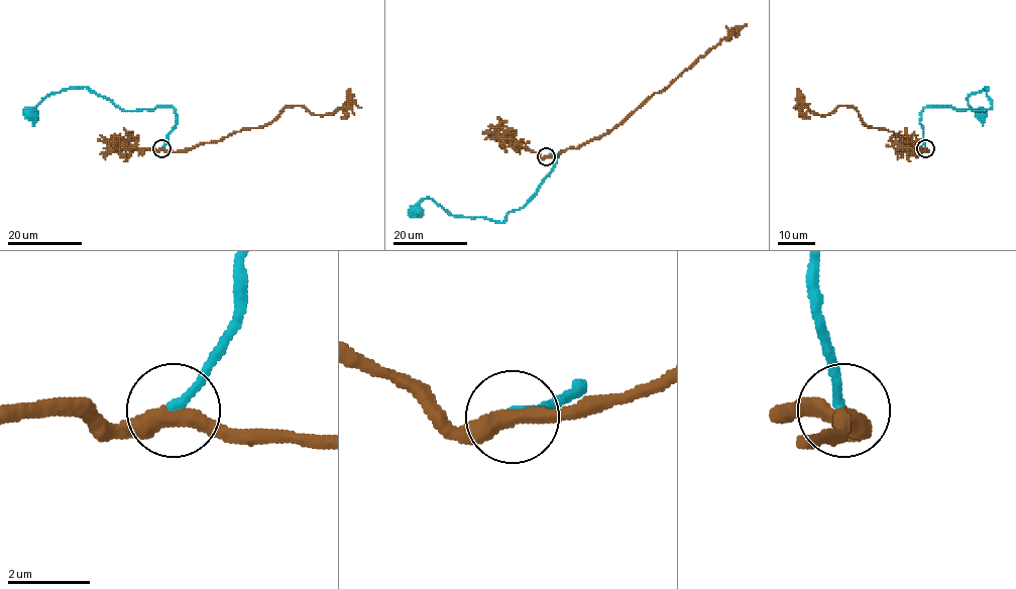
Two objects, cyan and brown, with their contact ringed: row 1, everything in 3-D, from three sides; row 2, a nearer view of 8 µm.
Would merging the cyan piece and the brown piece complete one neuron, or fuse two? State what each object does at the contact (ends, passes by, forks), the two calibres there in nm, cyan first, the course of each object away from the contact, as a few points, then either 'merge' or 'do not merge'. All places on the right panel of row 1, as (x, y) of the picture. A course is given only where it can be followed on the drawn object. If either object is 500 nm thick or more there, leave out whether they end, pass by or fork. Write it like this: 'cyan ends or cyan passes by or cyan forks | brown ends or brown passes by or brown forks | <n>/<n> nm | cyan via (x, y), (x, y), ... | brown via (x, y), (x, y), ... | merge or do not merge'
cyan ends | brown passes by | 220/400 nm | cyan via (925, 148), (920, 123), (924, 108), (984, 110), (992, 107), (987, 87), (972, 94), (968, 104), (982, 126) | brown via (925, 148), (919, 151), (893, 132), (867, 126), (853, 107), (838, 106), (818, 115), (797, 100), (793, 108) | merge

